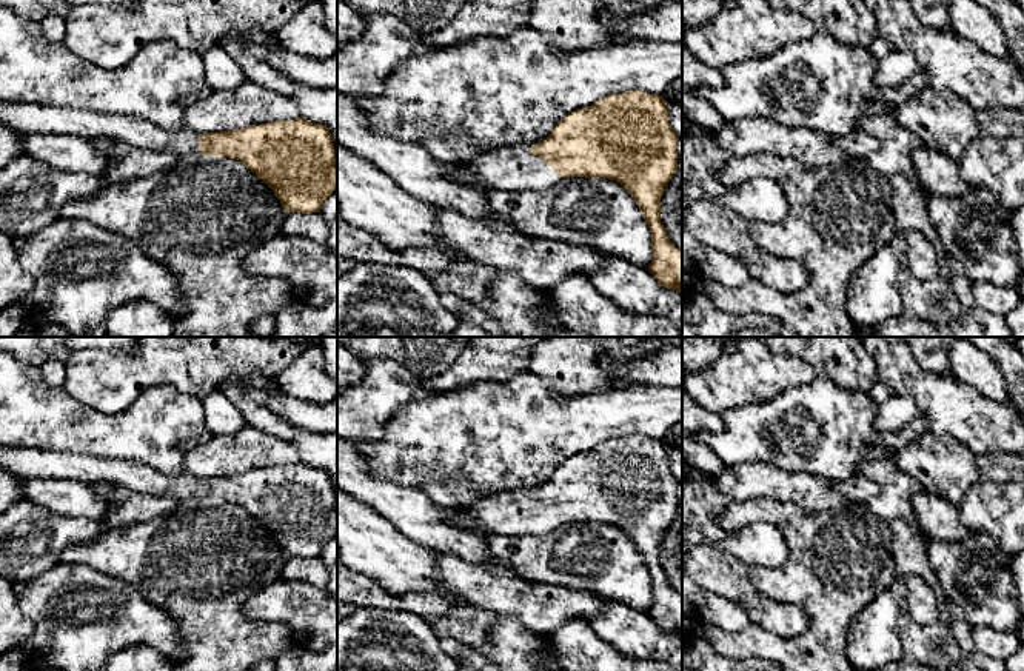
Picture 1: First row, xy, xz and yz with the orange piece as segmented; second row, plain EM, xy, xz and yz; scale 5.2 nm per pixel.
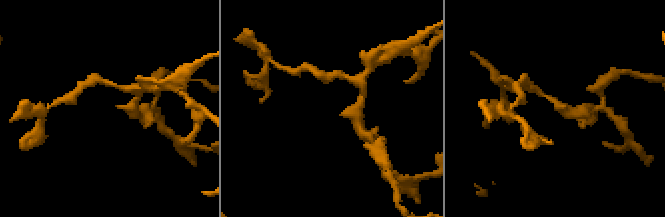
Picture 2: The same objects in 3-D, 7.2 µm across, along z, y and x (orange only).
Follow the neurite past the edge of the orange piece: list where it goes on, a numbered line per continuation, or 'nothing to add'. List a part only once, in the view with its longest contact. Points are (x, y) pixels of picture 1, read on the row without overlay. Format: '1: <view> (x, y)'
1: xz (508, 513)

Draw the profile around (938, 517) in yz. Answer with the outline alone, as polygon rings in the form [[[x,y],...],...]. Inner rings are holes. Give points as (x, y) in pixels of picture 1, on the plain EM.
[[[919,491],[913,494],[912,508],[930,539],[961,542],[973,532],[959,522],[956,506],[930,492]]]

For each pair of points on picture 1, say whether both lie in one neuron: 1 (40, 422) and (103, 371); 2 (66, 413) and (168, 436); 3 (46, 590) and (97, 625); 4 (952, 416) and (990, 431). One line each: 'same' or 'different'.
1: different
2: same
3: same
4: same

